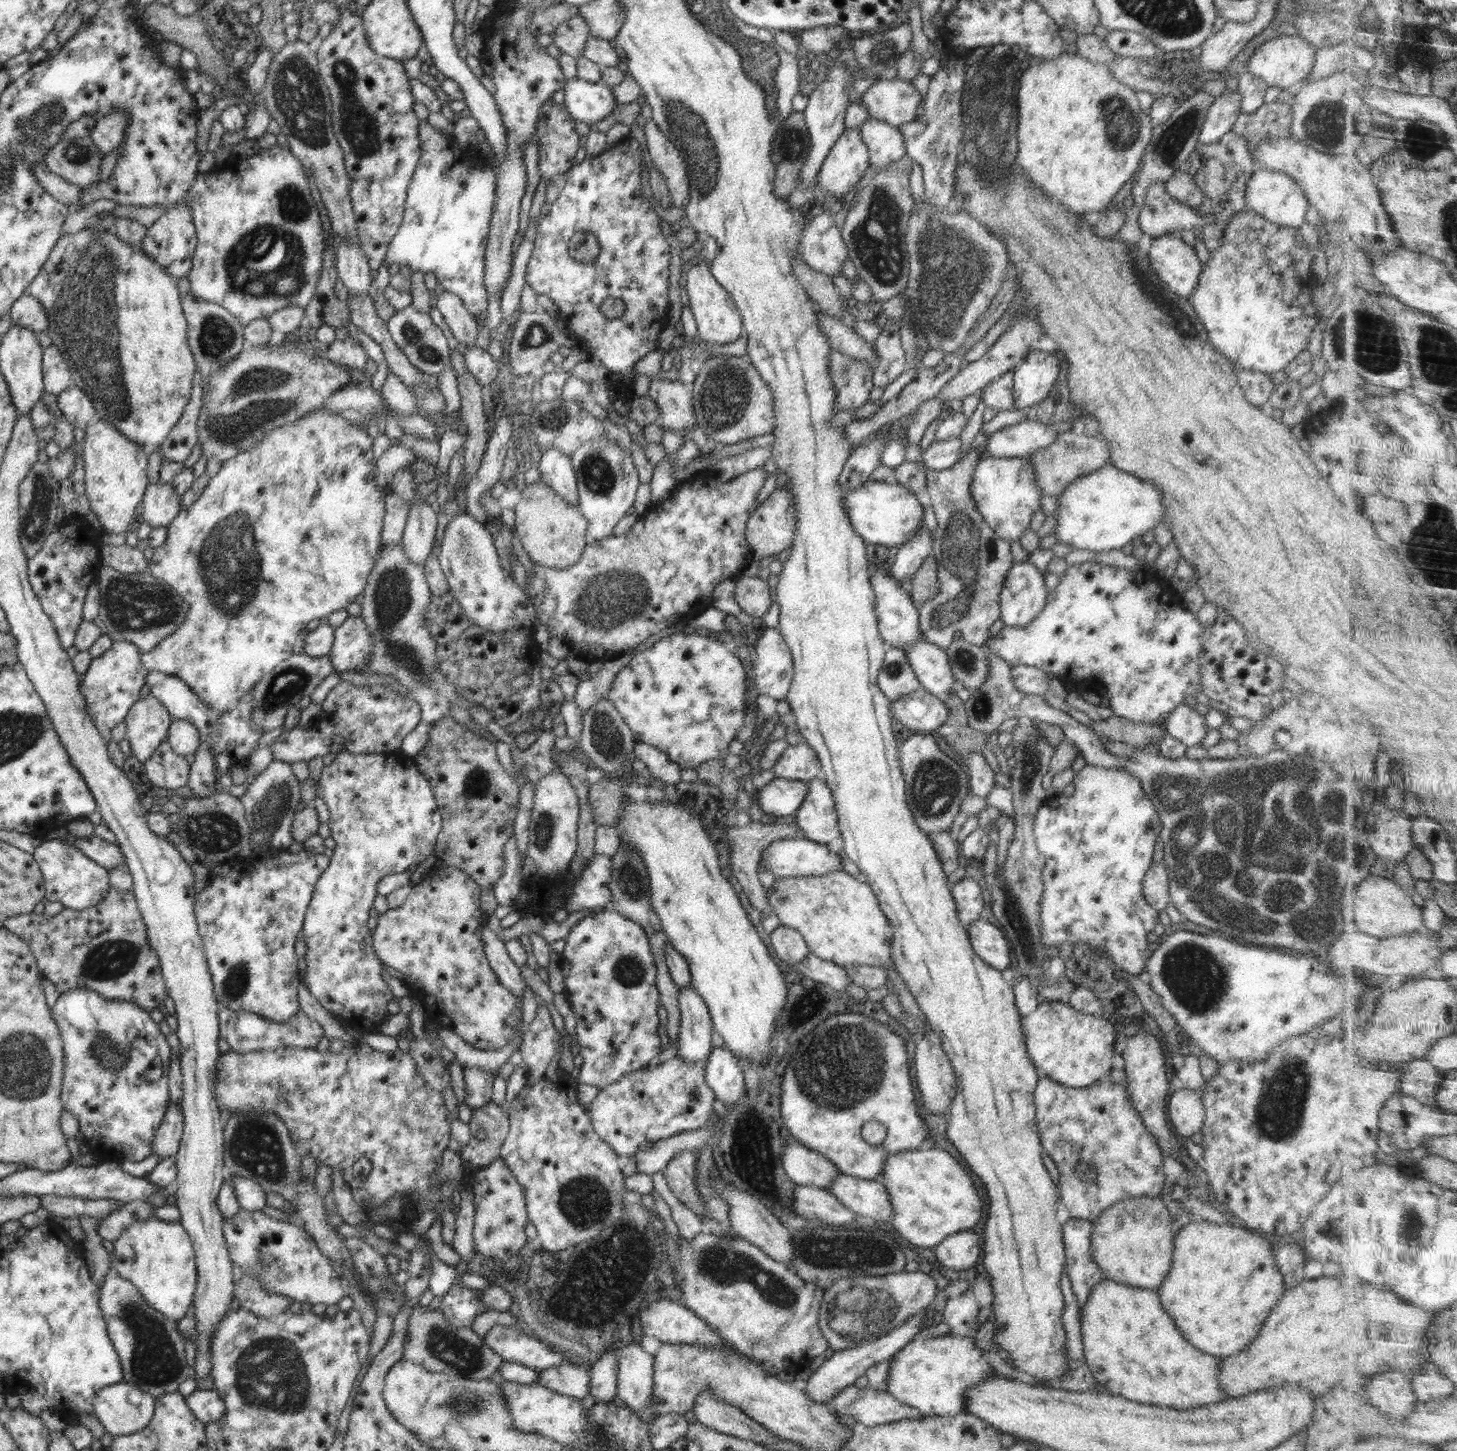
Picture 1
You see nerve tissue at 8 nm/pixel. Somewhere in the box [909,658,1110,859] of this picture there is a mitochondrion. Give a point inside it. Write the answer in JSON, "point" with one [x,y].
{"point":[1030,753]}

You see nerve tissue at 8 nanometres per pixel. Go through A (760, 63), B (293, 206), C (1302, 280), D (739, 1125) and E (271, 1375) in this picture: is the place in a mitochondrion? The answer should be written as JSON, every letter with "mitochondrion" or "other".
{"A":"mitochondrion","B":"mitochondrion","C":"other","D":"mitochondrion","E":"mitochondrion"}

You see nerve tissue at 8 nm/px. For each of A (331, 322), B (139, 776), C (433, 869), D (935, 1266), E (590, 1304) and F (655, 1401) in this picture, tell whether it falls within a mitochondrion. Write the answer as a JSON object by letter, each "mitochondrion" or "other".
{"A":"other","B":"other","C":"other","D":"other","E":"mitochondrion","F":"other"}

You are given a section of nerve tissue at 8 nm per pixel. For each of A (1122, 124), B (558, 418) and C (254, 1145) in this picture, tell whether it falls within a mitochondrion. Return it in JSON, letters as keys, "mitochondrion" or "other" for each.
{"A":"mitochondrion","B":"mitochondrion","C":"mitochondrion"}

